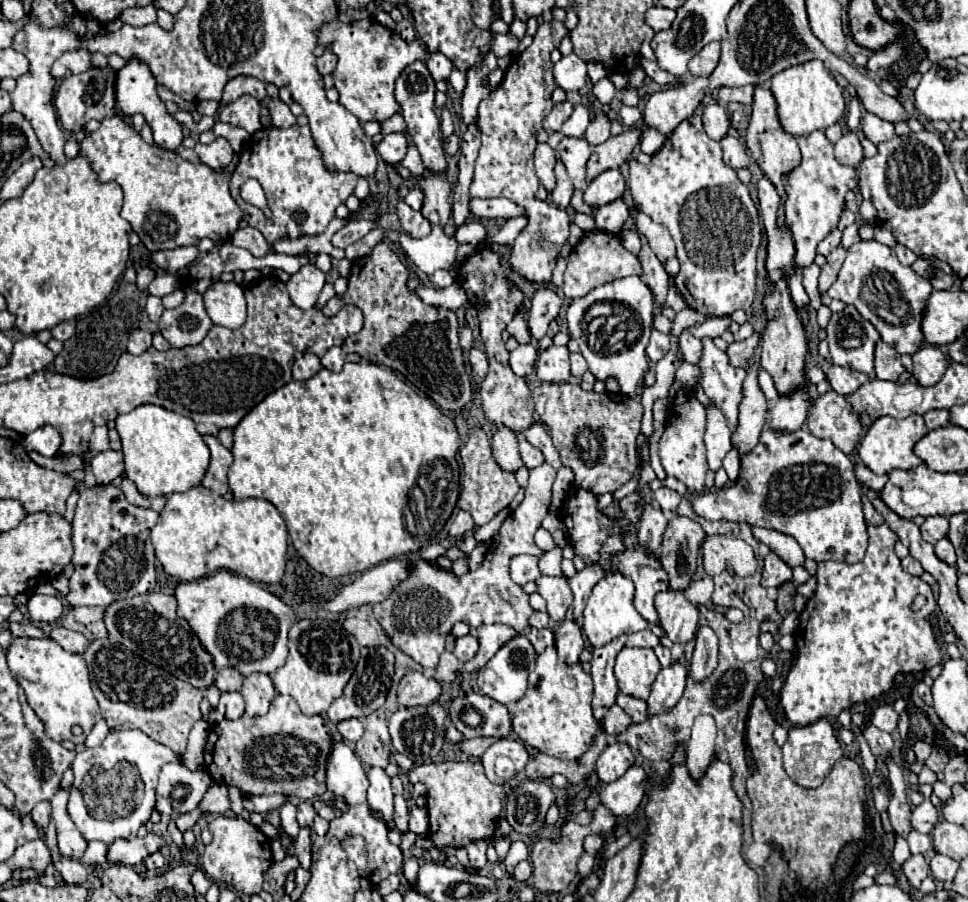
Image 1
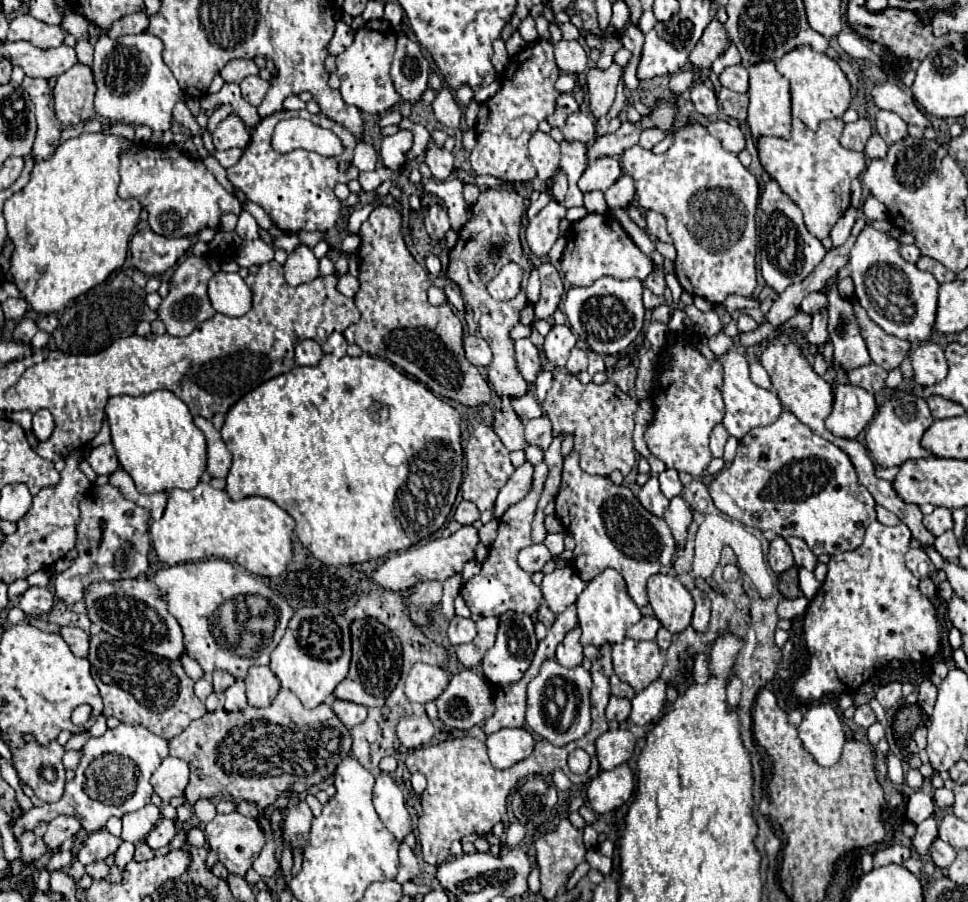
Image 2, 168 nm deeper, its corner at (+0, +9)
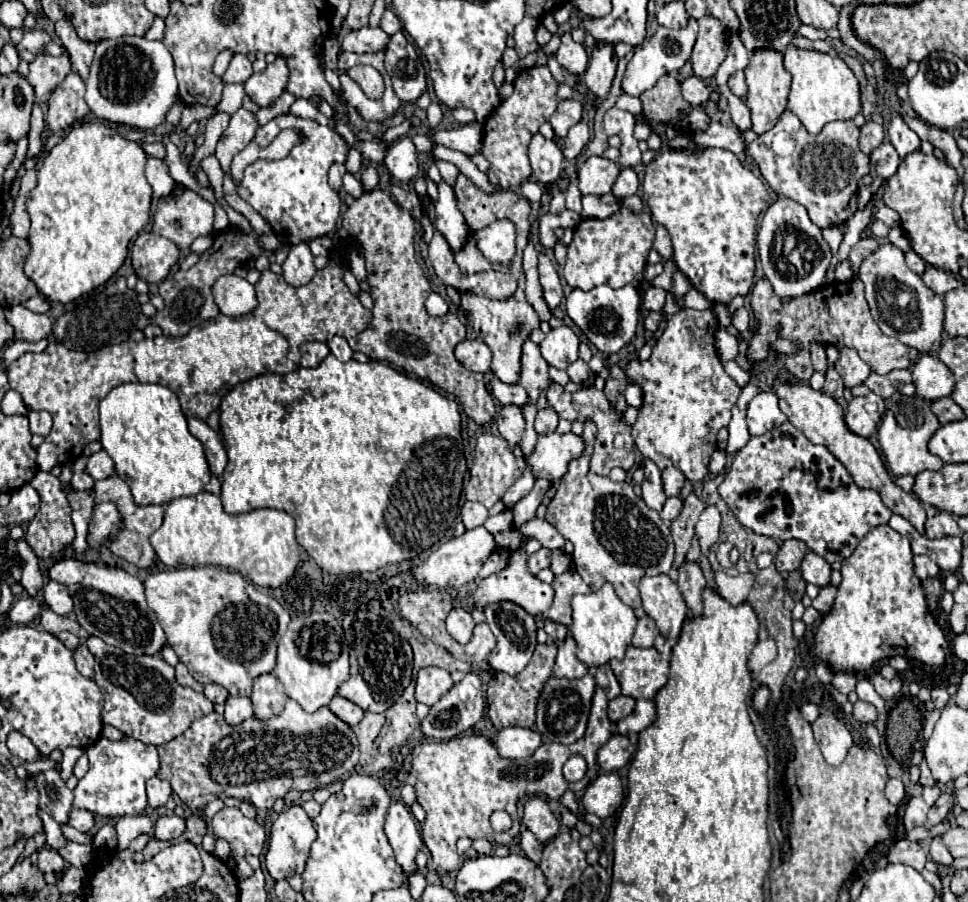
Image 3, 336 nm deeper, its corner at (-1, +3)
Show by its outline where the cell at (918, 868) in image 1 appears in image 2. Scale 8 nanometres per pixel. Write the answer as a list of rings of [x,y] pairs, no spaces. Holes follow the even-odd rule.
[[[929,817],[929,819],[925,819],[921,825],[917,825],[917,833],[915,833],[913,839],[911,839],[913,851],[915,851],[917,855],[925,857],[925,855],[929,853],[931,843],[935,841],[935,837],[937,837],[937,823],[935,823],[933,817]]]

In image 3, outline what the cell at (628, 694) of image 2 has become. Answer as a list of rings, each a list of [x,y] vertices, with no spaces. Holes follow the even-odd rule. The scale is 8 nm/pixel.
[[[600,665],[596,675],[594,675],[594,679],[596,679],[596,685],[602,687],[610,699],[614,699],[614,697],[618,697],[622,693],[620,685],[618,685],[612,669],[610,669],[610,665]]]

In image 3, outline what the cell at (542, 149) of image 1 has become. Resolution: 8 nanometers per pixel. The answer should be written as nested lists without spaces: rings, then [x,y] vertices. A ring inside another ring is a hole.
[[[536,133],[530,141],[528,155],[538,183],[550,185],[556,179],[560,179],[564,167],[564,155],[552,139],[544,139],[540,133]]]

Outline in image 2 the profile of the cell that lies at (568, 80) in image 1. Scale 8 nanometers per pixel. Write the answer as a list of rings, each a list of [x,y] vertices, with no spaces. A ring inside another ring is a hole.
[[[559,41],[555,43],[557,67],[567,75],[579,75],[587,69],[587,53],[581,41]]]

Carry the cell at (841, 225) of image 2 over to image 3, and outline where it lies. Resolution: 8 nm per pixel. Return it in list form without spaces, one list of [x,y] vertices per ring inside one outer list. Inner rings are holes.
[[[844,347],[844,349],[840,351],[838,367],[836,367],[836,369],[838,369],[838,373],[840,373],[840,377],[842,377],[846,389],[852,389],[854,385],[864,383],[864,381],[868,379],[868,375],[872,373],[870,365],[864,363],[864,361],[858,357],[858,353],[856,353],[854,349],[848,349],[848,347]]]

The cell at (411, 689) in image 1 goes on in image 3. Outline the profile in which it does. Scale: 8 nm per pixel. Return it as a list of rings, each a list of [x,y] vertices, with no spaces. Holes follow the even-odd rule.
[[[424,667],[418,673],[416,681],[416,699],[424,705],[434,705],[448,689],[454,685],[452,677],[448,671],[440,667]]]

